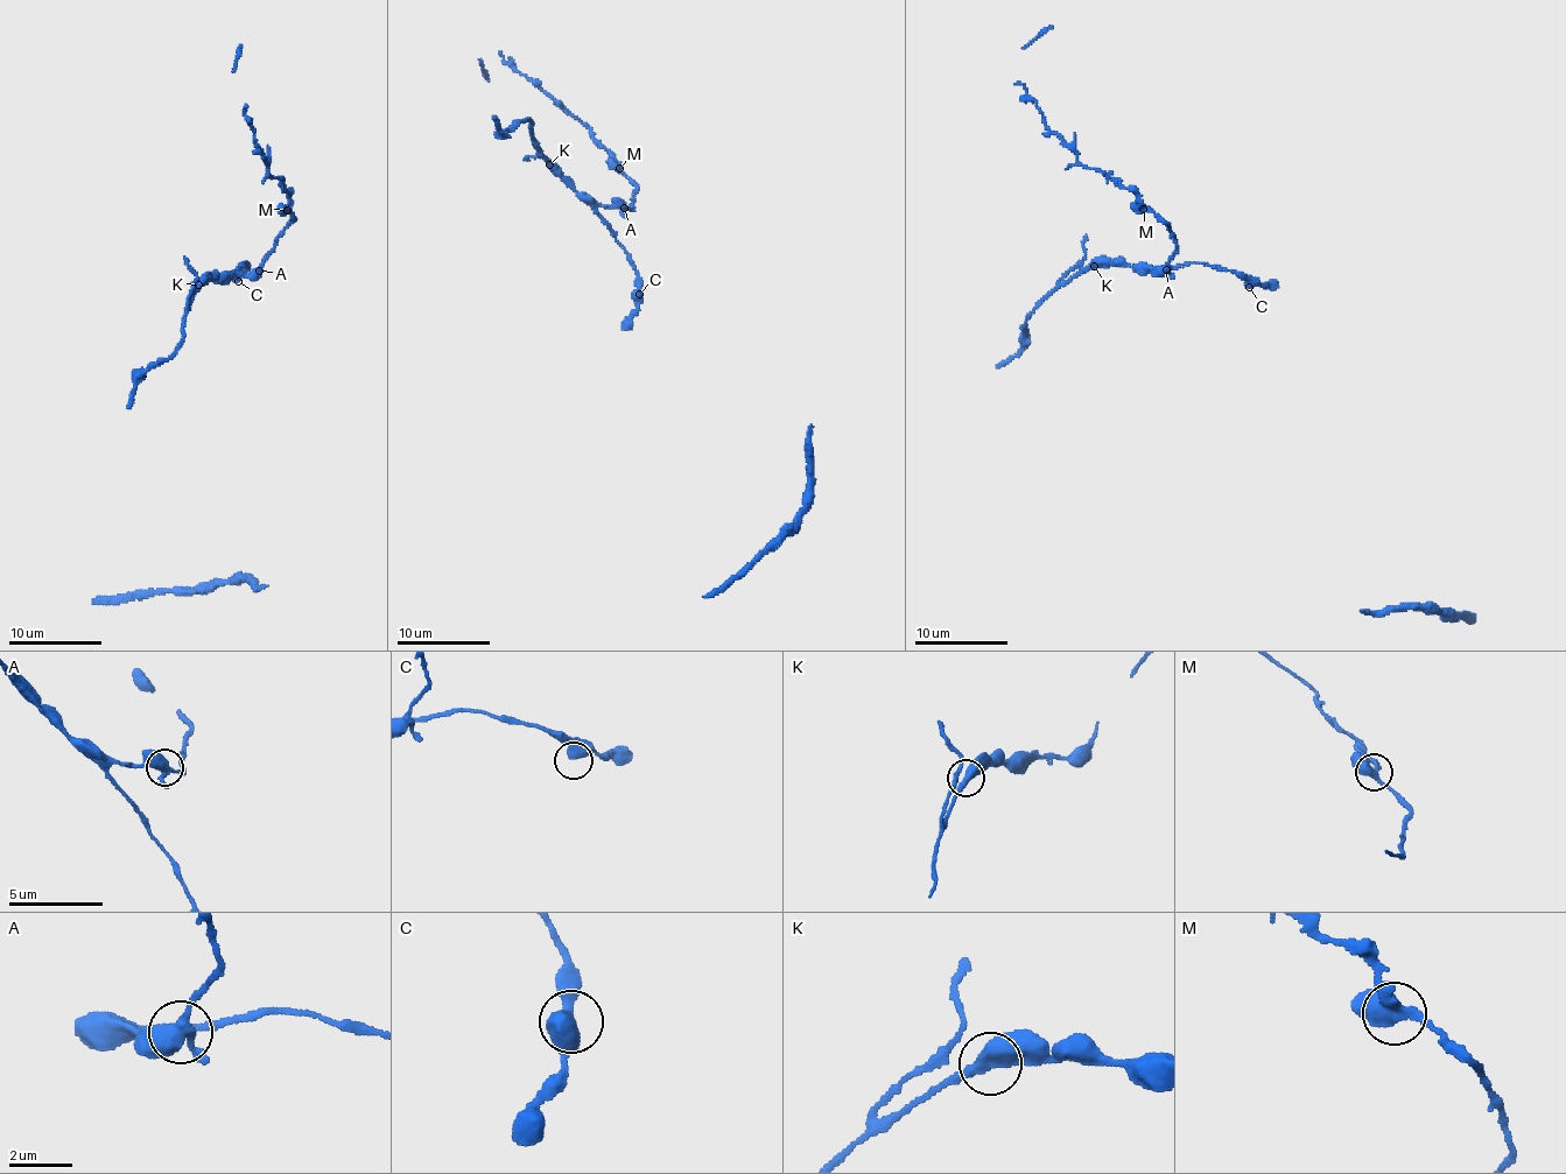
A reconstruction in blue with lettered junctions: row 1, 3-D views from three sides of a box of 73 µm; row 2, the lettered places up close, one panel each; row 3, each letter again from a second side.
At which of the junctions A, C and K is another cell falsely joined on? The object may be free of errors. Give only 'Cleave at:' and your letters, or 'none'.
Cleave at: A

